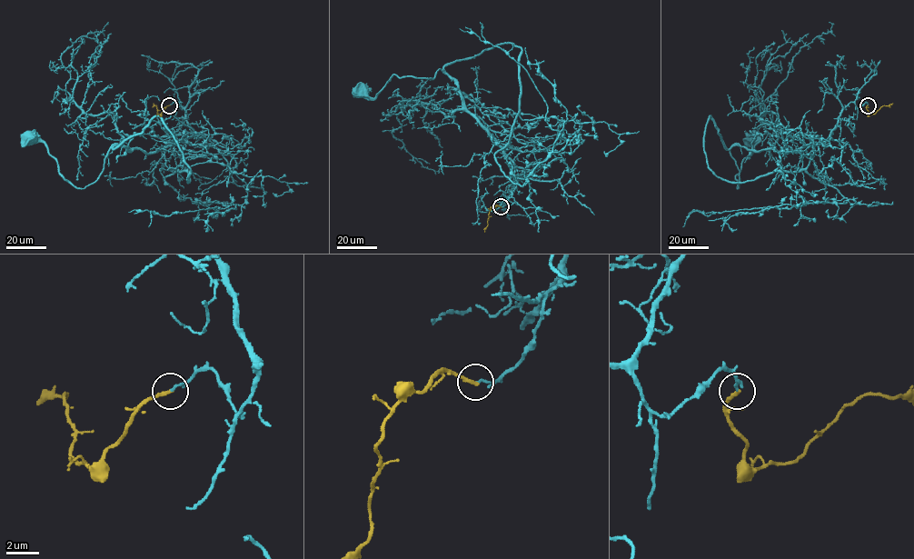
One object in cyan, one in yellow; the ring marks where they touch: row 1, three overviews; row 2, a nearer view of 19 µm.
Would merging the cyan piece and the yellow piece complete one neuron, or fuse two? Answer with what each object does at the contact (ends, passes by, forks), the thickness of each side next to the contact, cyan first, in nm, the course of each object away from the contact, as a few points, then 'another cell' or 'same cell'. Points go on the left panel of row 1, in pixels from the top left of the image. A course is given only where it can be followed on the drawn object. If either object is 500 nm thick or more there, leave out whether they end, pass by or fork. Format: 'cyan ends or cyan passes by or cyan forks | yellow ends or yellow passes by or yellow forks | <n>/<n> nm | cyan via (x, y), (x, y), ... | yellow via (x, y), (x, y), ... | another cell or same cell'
cyan ends | yellow ends | 130/240 nm | cyan via (169, 104), (180, 102), (193, 134), (149, 153), (114, 145), (83, 188), (30, 140) | yellow via (169, 104), (159, 114), (153, 103) | another cell

